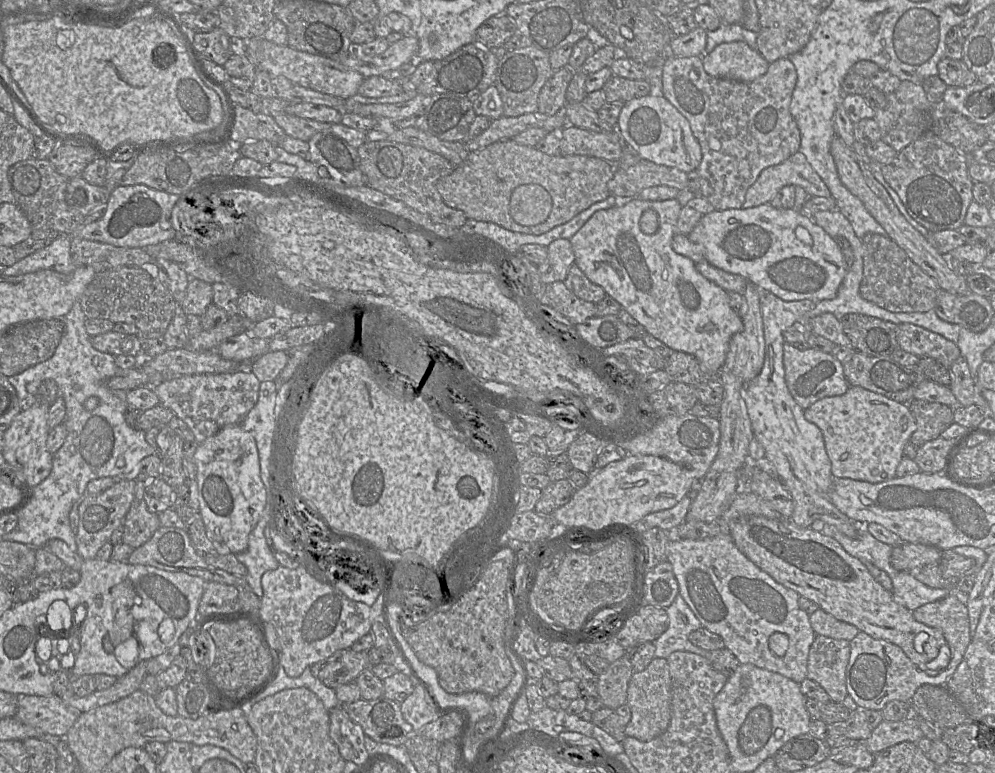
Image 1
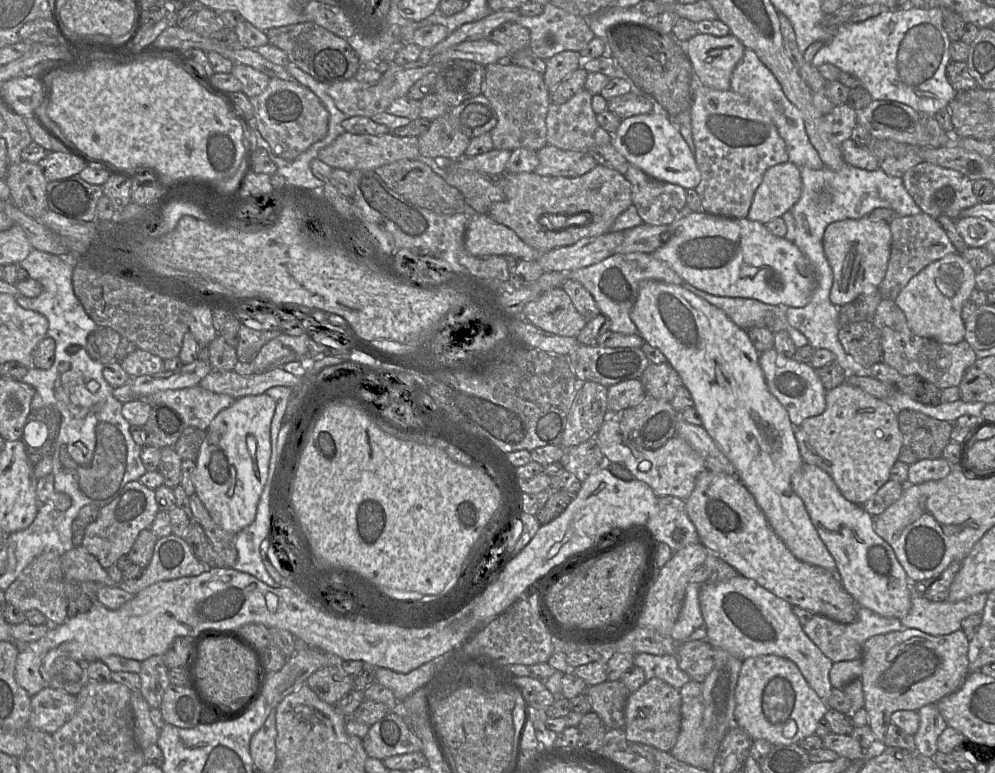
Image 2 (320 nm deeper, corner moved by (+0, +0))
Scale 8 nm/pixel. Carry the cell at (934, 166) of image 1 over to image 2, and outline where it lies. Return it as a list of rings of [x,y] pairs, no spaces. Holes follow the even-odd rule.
[[[922,161],[902,176],[903,184],[923,213],[936,219],[941,215],[957,219],[960,213],[979,201],[973,193],[973,181],[966,175],[929,162]]]

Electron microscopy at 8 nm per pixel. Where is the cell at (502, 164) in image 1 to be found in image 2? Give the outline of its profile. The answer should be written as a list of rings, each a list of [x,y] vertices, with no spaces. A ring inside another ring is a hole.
[[[598,164],[591,171],[578,177],[552,177],[541,176],[535,172],[504,173],[505,200],[493,203],[488,210],[488,215],[496,222],[512,229],[526,244],[541,253],[549,252],[553,249],[570,246],[583,238],[600,236],[612,230],[612,226],[617,217],[632,205],[631,183],[615,169]],[[592,216],[592,221],[596,218],[595,229],[601,232],[594,235],[570,234],[573,232],[573,222],[567,224],[562,229],[555,231],[555,225],[563,221],[575,221],[576,217]]]

